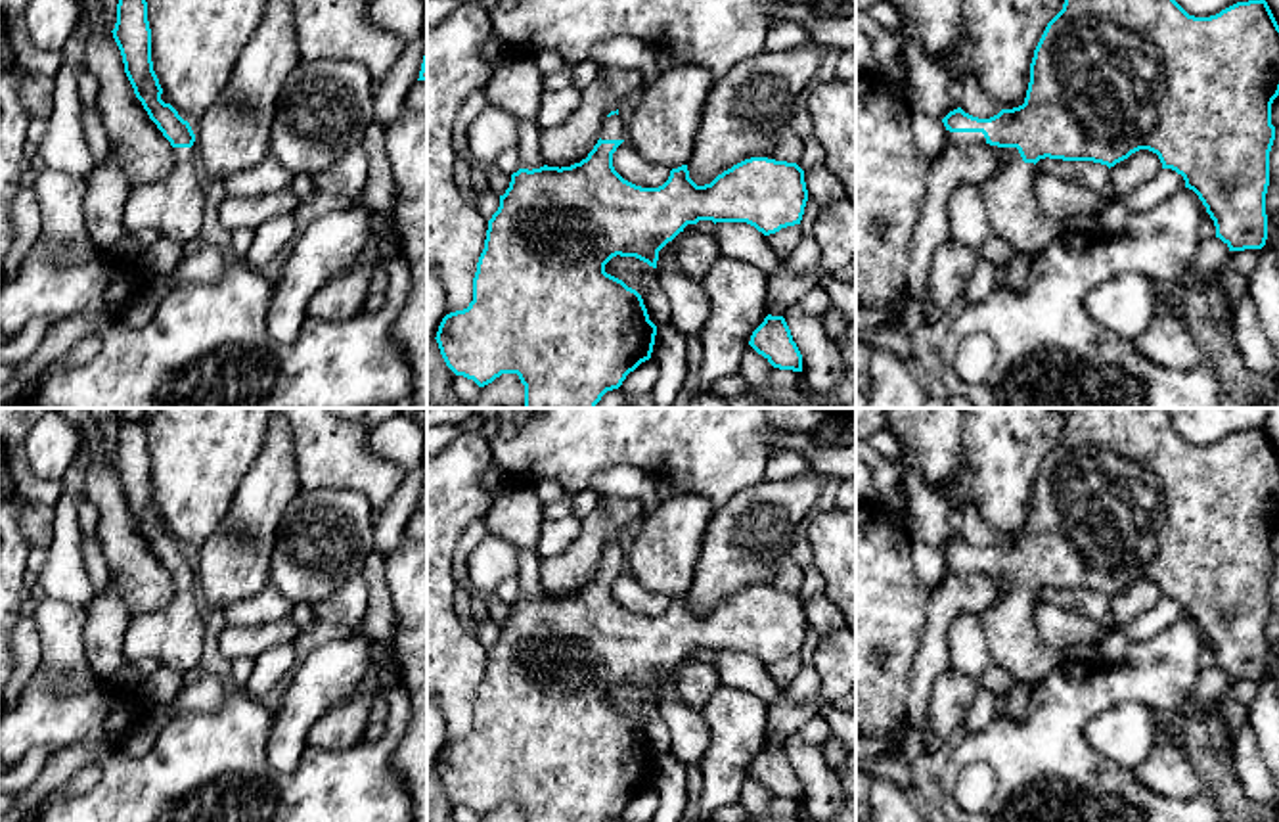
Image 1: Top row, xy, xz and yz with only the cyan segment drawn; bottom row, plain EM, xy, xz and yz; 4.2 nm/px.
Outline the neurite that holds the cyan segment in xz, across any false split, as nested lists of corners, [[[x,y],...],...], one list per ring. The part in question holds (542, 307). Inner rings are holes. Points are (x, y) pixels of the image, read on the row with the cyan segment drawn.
[[[618,109],[611,111],[603,123],[601,136],[594,149],[586,159],[574,163],[571,167],[540,167],[540,169],[519,169],[511,174],[509,188],[504,195],[500,195],[500,207],[488,220],[484,249],[477,263],[477,272],[473,278],[473,301],[467,308],[450,312],[442,318],[437,343],[446,366],[456,374],[467,379],[473,379],[479,387],[492,383],[502,374],[517,374],[521,383],[525,385],[525,408],[595,408],[601,397],[607,391],[618,389],[626,376],[634,372],[641,362],[651,358],[657,326],[649,320],[647,308],[643,305],[641,295],[628,287],[622,280],[605,272],[605,264],[620,255],[620,257],[636,257],[649,266],[657,268],[659,251],[672,241],[687,224],[697,224],[699,220],[716,222],[747,222],[754,226],[764,236],[775,234],[781,228],[800,224],[804,207],[808,201],[808,190],[804,182],[804,171],[797,163],[775,161],[768,157],[751,157],[745,159],[731,169],[718,174],[710,184],[697,186],[689,178],[687,165],[670,171],[668,180],[659,188],[641,188],[628,180],[624,180],[613,167],[613,153],[626,140],[620,134],[622,119],[618,117]]]

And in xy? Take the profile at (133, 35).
[[[119,0],[111,33],[136,98],[174,148],[174,169],[168,176],[132,186],[123,217],[126,234],[155,228],[161,236],[186,245],[199,234],[205,215],[205,195],[193,169],[195,134],[190,123],[161,100],[163,88],[151,61],[147,2]]]

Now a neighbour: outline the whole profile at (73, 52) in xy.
[[[80,23],[75,27],[59,54],[61,61],[69,63],[77,71],[80,102],[88,107],[98,105],[100,80],[86,69],[84,29]]]

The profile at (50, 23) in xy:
[[[31,0],[23,15],[38,48],[61,52],[80,21],[82,6],[79,0]]]

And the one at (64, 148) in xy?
[[[61,63],[56,75],[52,113],[40,146],[40,159],[50,171],[86,180],[98,165],[80,125],[80,98],[77,71]]]

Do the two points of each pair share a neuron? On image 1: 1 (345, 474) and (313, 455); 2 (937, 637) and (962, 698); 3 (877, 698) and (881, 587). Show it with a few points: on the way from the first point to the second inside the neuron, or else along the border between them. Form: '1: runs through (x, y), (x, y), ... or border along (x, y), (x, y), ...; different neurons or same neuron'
1: runs through (337, 466), (326, 455), (320, 455); same neuron
2: border along (950, 667), (935, 683), (929, 709); different neurons
3: runs through (887, 671), (895, 654), (881, 640), (881, 614); same neuron

